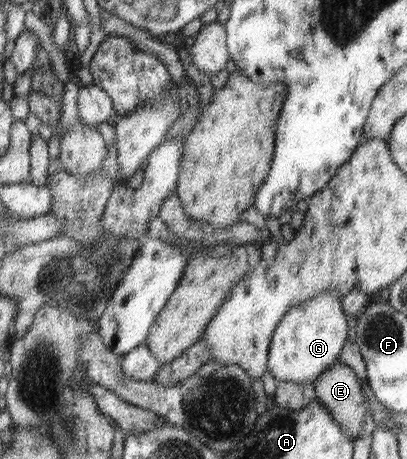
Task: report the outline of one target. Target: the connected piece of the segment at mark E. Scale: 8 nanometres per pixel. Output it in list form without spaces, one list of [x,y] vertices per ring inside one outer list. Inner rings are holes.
[[[337,363],[314,383],[316,399],[324,405],[346,435],[356,441],[364,429],[367,401],[358,373],[346,363]]]

